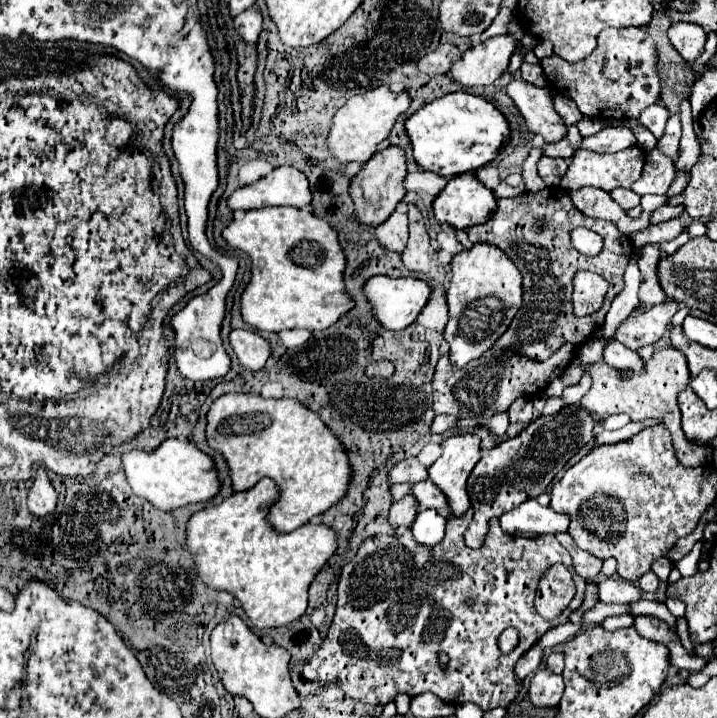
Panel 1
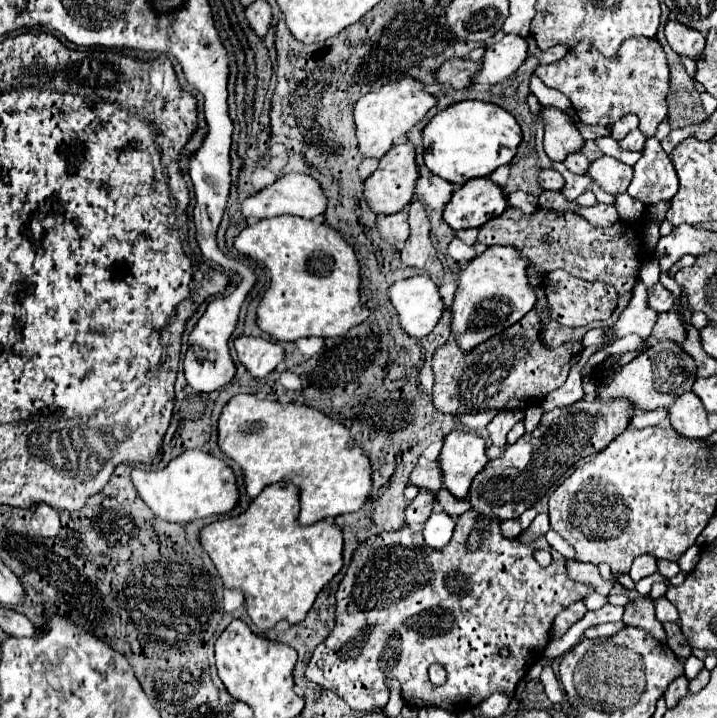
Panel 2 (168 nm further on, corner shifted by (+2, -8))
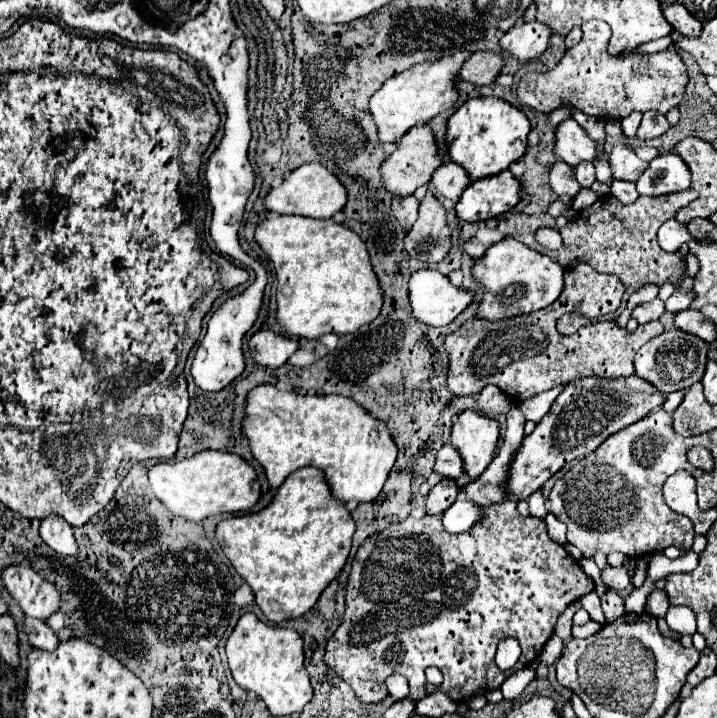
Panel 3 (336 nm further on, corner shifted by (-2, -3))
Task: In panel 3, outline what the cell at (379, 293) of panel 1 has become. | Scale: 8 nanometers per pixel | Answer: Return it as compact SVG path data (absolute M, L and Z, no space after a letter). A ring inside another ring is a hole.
M435 269L415 271L409 279L409 299L413 317L425 325L449 325L473 299L465 289L457 289Z

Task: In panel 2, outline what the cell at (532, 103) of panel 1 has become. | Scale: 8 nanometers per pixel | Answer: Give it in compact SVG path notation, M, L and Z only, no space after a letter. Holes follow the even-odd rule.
M543 108L545 120L545 154L555 160L563 162L567 154L579 152L585 144L583 136L579 134L571 116L557 108Z

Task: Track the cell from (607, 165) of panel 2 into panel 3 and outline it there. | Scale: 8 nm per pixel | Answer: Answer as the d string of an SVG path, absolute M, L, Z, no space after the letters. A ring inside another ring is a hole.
M615 145L613 153L609 155L609 165L615 179L621 181L637 181L643 169L647 169L647 163L641 161L631 147L627 145Z

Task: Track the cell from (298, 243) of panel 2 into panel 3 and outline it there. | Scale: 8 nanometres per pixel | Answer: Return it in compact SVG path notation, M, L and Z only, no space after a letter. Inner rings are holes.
M277 215L273 219L265 219L261 225L257 225L255 241L267 253L267 257L273 261L273 267L275 267L275 273L277 273L277 283L281 287L281 291L277 293L277 323L287 331L287 335L317 339L325 333L355 333L361 325L371 323L379 315L383 295L379 291L379 281L377 281L377 277L373 273L373 267L371 267L371 261L369 261L369 253L365 249L365 243L361 241L361 237L357 233L353 233L351 229L347 229L345 225L339 225L331 219L311 219L311 217L301 217L301 215Z

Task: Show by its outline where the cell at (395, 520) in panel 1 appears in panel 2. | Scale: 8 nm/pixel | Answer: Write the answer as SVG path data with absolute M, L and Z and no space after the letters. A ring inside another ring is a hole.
M421 492L405 510L405 518L407 518L407 524L425 524L427 522L427 516L431 516L435 508L435 496L431 496L431 492Z

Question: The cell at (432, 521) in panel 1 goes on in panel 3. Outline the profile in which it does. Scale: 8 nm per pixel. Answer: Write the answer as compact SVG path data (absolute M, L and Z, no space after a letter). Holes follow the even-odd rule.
M457 499L443 515L443 527L449 533L463 533L467 531L475 521L481 519L481 507L475 507L471 501L461 501Z

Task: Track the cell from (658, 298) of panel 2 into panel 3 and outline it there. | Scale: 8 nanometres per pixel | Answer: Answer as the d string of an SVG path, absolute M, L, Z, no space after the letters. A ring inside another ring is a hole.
M675 289L675 291L673 291L673 295L665 301L665 309L667 309L669 313L683 311L683 309L687 309L687 307L689 307L691 299L693 299L691 291L685 291L685 289Z

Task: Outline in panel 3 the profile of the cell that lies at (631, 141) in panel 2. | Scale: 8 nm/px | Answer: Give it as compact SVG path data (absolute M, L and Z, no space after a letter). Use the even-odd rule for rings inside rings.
M647 111L643 113L643 121L637 129L637 139L647 141L647 139L655 139L659 135L663 135L671 125L667 123L665 115L657 113L657 111Z

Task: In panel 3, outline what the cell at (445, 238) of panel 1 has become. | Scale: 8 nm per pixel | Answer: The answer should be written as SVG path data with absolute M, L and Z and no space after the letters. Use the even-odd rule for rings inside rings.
M471 237L471 239L467 239L467 241L463 243L463 251L465 251L469 257L473 257L473 259L483 257L485 249L487 249L487 247L485 247L483 243L479 243L475 237Z

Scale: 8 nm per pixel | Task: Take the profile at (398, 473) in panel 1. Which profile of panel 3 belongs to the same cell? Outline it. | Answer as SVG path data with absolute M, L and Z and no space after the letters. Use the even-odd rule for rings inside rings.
M443 445L437 451L437 459L435 459L435 473L439 473L441 477L447 479L457 479L463 475L463 461L459 459L459 453L455 451L455 447L451 445Z

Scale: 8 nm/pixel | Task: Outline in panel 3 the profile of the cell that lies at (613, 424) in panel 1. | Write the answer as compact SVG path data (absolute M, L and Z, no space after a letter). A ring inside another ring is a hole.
M675 391L675 393L669 393L669 395L665 397L665 403L663 403L661 407L663 407L667 413L673 413L673 411L679 407L679 403L681 403L683 395L685 395L685 391Z

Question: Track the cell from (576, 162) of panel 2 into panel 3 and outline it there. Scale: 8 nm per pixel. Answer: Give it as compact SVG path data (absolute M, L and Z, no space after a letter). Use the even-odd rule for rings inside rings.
M591 163L575 165L575 173L577 173L577 181L581 187L591 187L595 183L595 169Z

